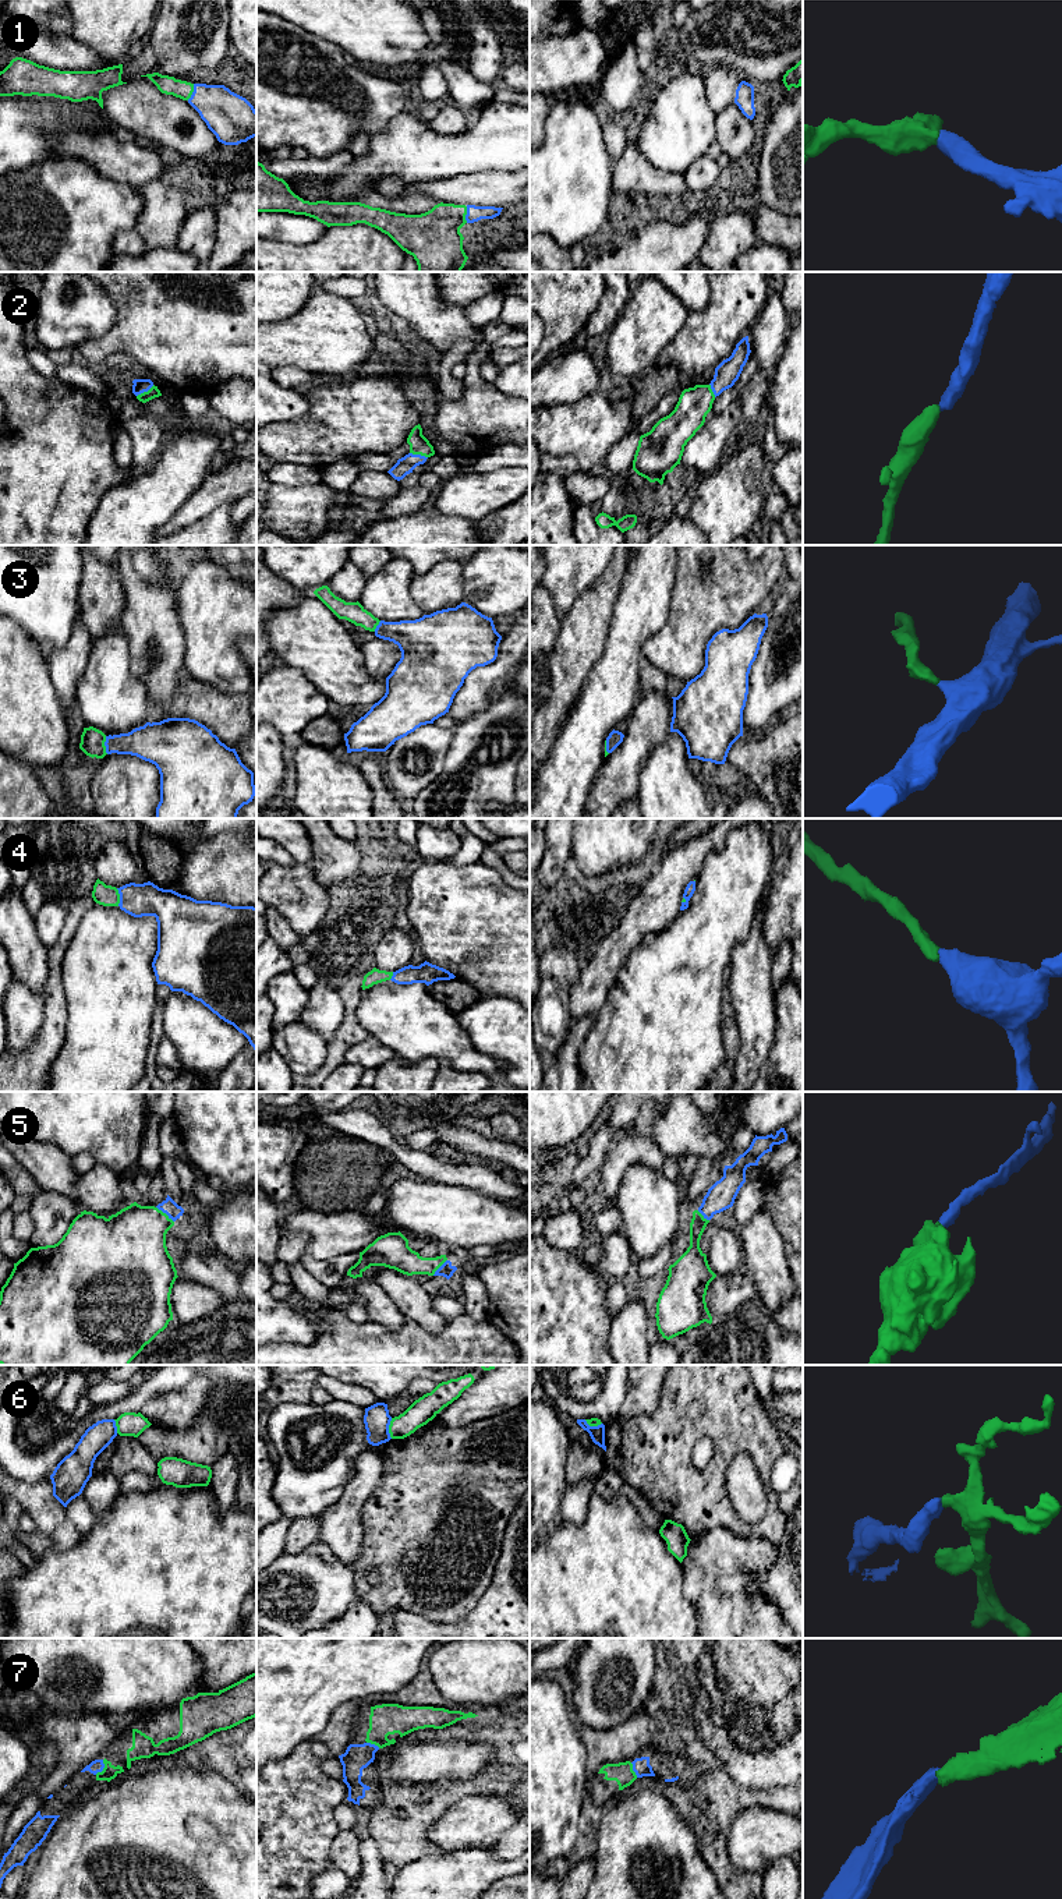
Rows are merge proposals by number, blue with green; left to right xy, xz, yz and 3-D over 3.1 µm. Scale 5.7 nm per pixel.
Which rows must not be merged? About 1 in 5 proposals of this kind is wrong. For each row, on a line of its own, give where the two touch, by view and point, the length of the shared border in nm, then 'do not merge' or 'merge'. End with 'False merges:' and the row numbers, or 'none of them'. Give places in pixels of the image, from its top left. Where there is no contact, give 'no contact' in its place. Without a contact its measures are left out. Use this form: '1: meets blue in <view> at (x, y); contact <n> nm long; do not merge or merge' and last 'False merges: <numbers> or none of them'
1: meets blue in xy at (193, 92); contact 100 nm long; merge
2: meets blue in xz at (418, 455); contact 110 nm long; merge
3: meets blue in xy at (105, 745); contact 110 nm long; merge
4: meets blue in xy at (120, 897); contact 110 nm long; merge
5: meets blue in xy at (165, 1212); contact 140 nm long; merge
6: meets blue in xz at (388, 1428); contact 120 nm long; do not merge
7: meets blue in xy at (103, 1767); contact 100 nm long; merge
False merges: 6

